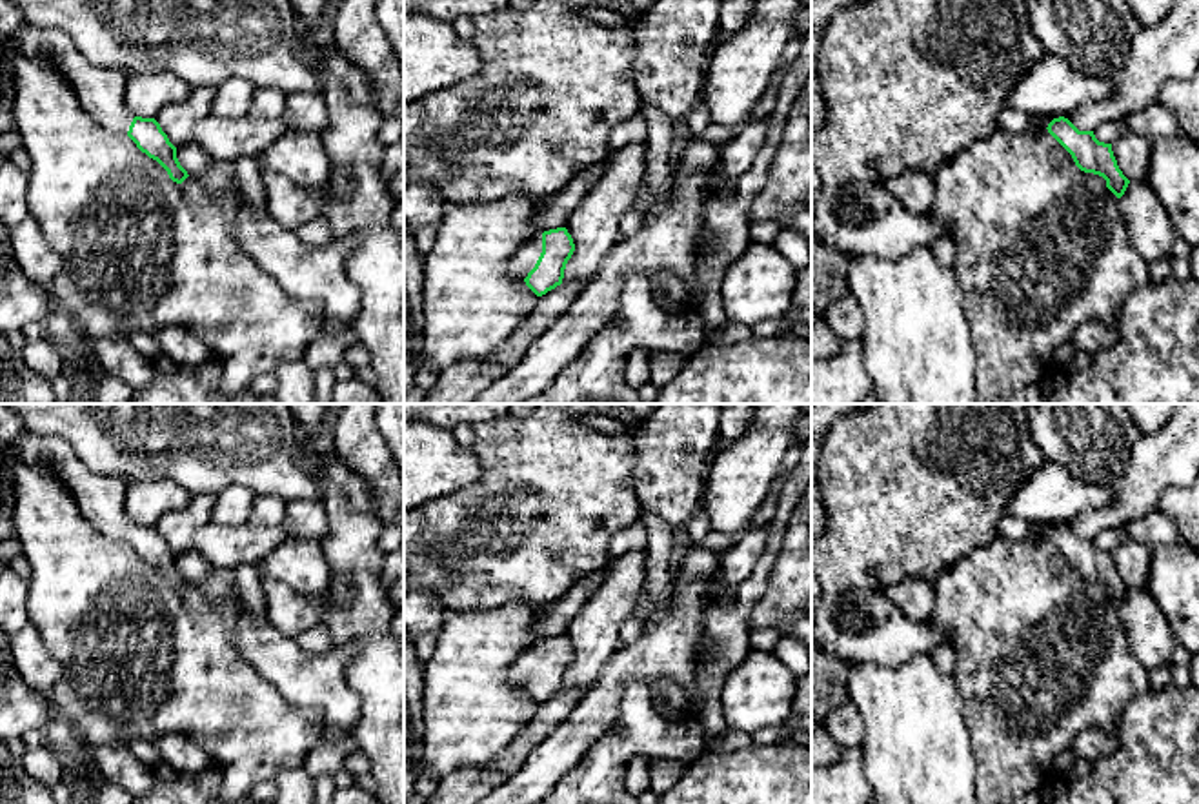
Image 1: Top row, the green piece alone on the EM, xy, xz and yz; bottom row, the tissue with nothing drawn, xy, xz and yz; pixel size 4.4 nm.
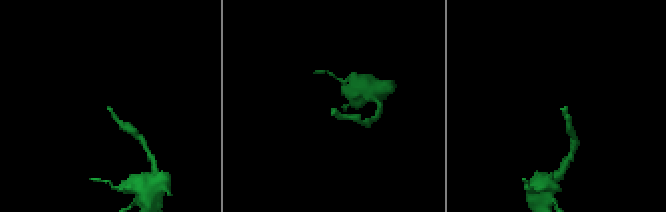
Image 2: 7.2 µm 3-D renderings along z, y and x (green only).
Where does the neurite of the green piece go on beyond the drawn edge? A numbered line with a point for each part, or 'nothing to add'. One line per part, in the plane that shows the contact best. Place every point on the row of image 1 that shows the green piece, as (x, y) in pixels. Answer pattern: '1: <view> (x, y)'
1: xz (524, 259)

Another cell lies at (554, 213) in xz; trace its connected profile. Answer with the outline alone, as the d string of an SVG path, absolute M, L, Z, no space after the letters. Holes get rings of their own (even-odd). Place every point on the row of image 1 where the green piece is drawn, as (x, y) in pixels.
M610 153L600 164L582 167L560 191L546 196L546 202L531 220L531 227L539 231L564 227L586 193L608 171L613 156L615 153Z

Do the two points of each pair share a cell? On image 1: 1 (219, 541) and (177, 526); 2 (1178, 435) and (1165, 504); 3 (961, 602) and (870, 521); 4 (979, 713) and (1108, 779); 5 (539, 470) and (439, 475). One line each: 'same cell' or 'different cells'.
1: different cells
2: different cells
3: different cells
4: different cells
5: different cells

